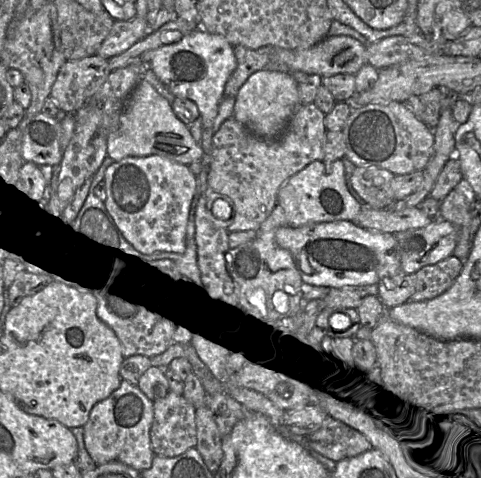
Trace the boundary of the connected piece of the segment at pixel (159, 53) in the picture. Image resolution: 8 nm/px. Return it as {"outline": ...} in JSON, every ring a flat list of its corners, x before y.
{"outline":[[196,29,179,42,152,52,149,68,175,98,194,102,199,110,203,128,214,125,225,84,237,67,233,46,222,36]]}

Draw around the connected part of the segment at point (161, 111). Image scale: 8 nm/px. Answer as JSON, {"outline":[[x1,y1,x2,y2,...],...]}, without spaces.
{"outline":[[142,79,126,103,118,128,107,137,107,157,117,162,127,157,151,155,189,165,202,159,203,150,193,139,187,126,176,117,168,101]]}

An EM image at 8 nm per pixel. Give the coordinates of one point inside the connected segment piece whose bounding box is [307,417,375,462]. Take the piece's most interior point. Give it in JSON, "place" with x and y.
{"place":[335,440]}

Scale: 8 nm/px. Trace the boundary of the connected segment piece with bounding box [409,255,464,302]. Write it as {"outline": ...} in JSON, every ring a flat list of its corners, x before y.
{"outline":[[451,255,436,264,424,266,410,274,414,292,409,301,428,301,441,295,453,284,463,264,463,261]]}

